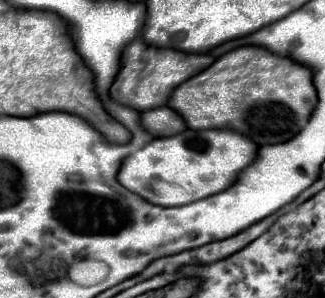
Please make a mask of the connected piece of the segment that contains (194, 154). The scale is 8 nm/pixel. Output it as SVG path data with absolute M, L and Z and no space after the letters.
M185 130L169 138L153 138L145 148L127 156L117 182L157 206L183 206L229 188L241 168L257 156L257 144L233 130Z

